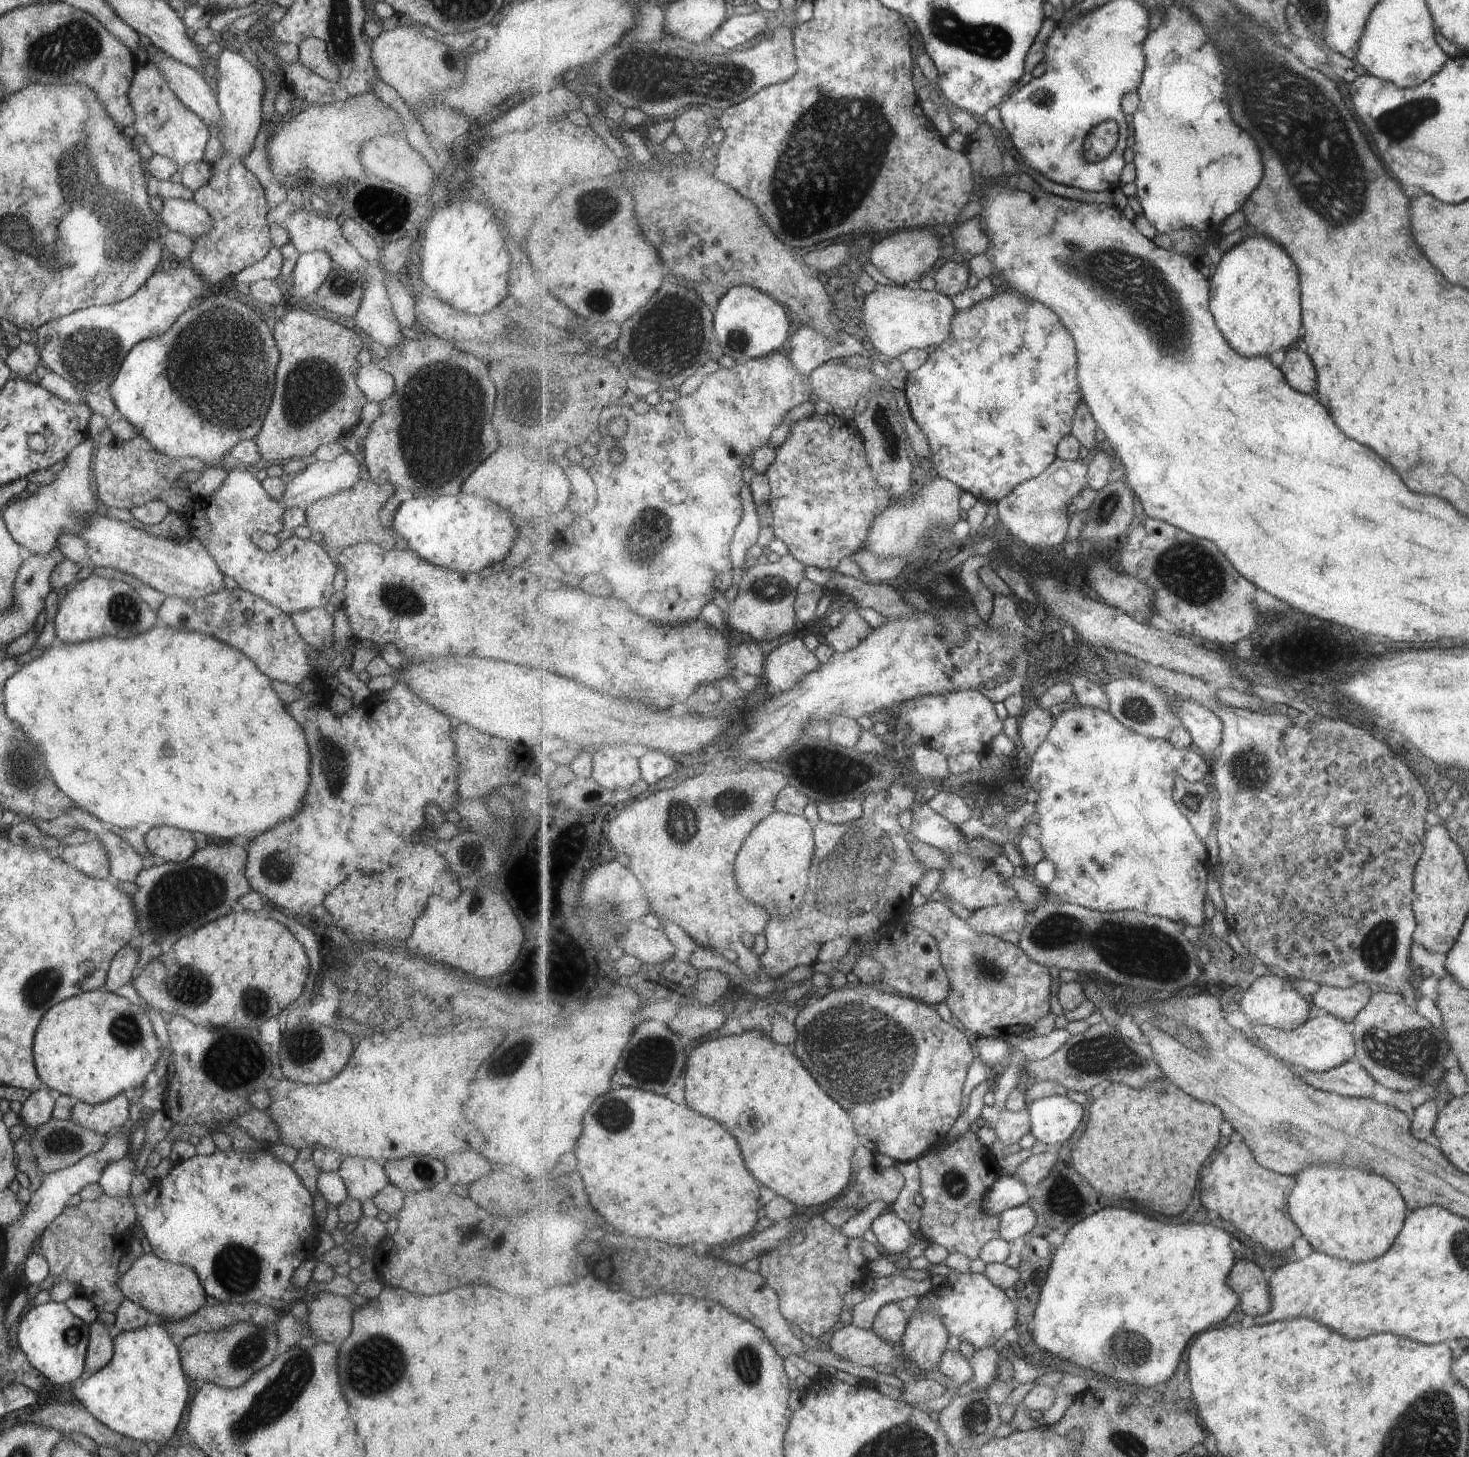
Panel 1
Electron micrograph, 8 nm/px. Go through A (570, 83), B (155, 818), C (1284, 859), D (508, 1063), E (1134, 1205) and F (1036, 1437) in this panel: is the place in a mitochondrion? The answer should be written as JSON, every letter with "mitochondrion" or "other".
{"A":"other","B":"other","C":"mitochondrion","D":"mitochondrion","E":"other","F":"other"}

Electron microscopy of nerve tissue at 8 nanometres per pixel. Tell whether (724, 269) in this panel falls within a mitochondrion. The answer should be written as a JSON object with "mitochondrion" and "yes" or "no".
{"mitochondrion":"no"}

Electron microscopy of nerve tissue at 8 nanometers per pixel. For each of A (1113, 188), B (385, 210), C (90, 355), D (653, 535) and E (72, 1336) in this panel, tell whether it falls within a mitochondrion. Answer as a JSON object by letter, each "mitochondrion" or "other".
{"A":"other","B":"mitochondrion","C":"mitochondrion","D":"mitochondrion","E":"mitochondrion"}

